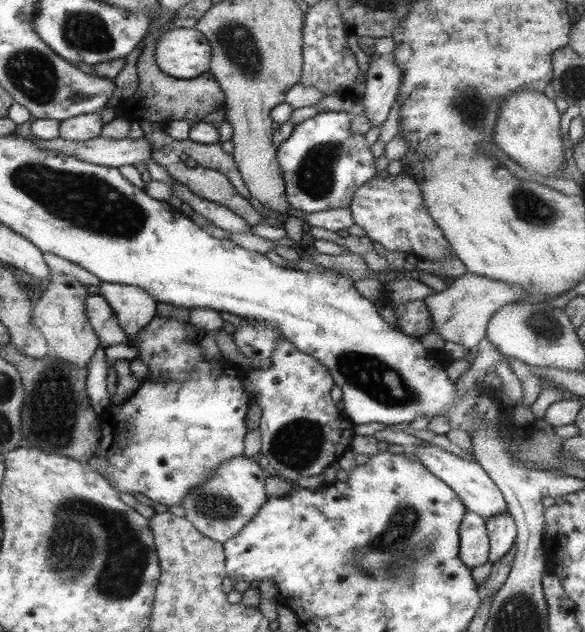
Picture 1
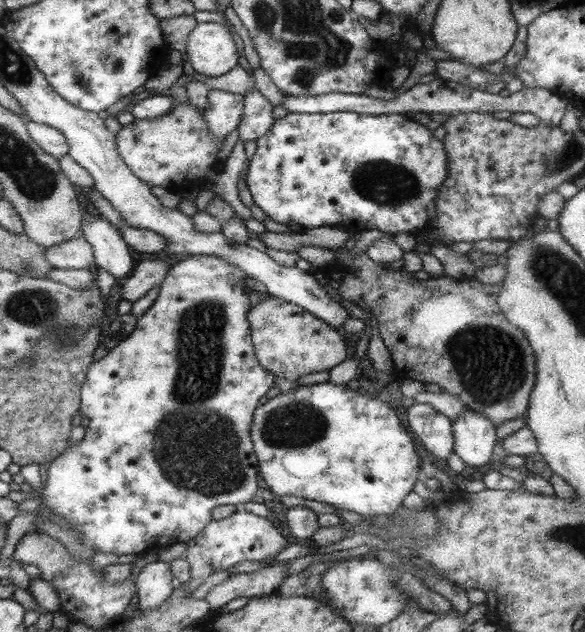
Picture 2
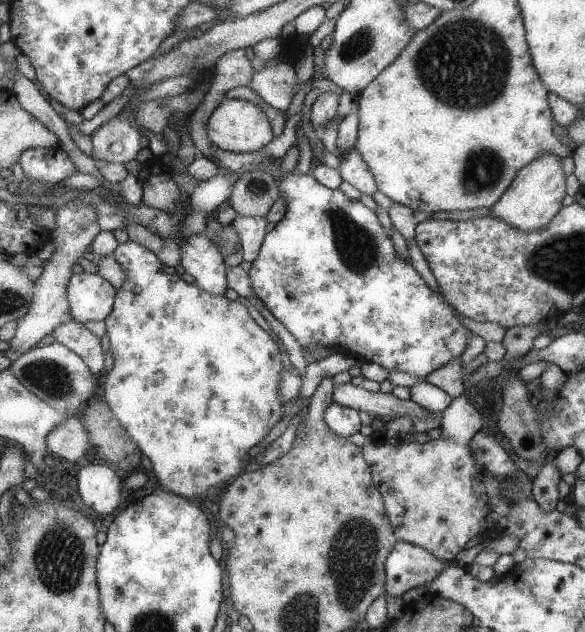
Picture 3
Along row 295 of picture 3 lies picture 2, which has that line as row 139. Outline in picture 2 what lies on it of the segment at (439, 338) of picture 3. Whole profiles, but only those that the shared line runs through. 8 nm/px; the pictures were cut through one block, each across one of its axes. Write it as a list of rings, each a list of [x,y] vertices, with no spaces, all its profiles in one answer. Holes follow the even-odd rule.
[[[333,112],[333,114],[287,114],[275,124],[271,124],[271,130],[263,134],[263,138],[255,140],[255,154],[249,160],[247,168],[247,188],[251,192],[253,206],[257,206],[269,220],[279,222],[279,224],[289,224],[295,230],[313,230],[313,228],[345,228],[345,230],[379,230],[387,232],[391,236],[399,232],[415,232],[417,228],[423,228],[429,220],[427,216],[427,206],[435,202],[435,196],[447,176],[447,152],[443,152],[441,140],[435,140],[427,128],[411,122],[405,114],[381,114],[381,116],[365,116],[365,114],[355,114],[355,112]]]

